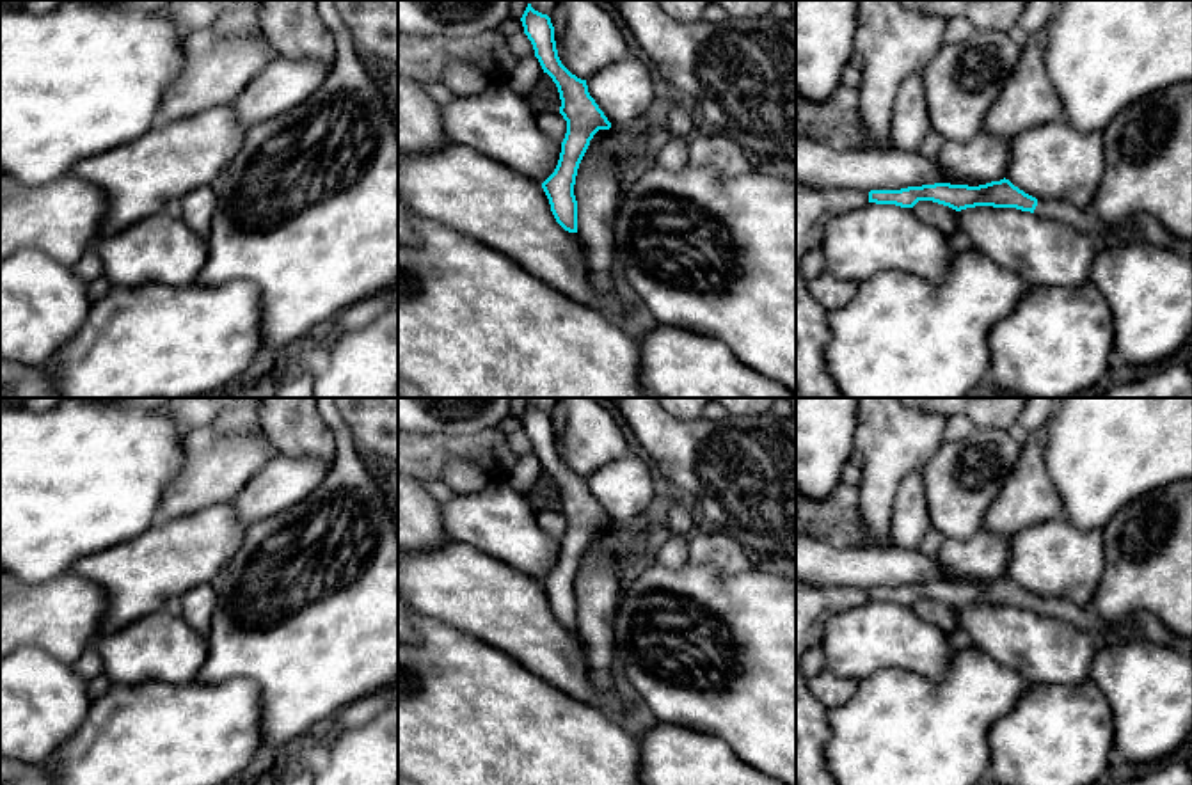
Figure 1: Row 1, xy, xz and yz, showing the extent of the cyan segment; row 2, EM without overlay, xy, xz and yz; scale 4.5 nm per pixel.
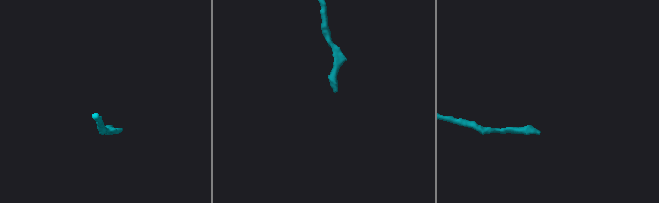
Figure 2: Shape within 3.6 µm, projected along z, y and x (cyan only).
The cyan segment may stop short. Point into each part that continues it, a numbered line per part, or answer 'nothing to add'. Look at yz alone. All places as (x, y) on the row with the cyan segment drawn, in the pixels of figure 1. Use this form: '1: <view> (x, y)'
1: yz (1086, 221)

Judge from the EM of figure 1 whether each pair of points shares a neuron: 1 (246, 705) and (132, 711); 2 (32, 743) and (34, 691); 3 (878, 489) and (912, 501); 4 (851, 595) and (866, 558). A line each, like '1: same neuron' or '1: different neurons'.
1: same neuron
2: same neuron
3: different neurons
4: different neurons

